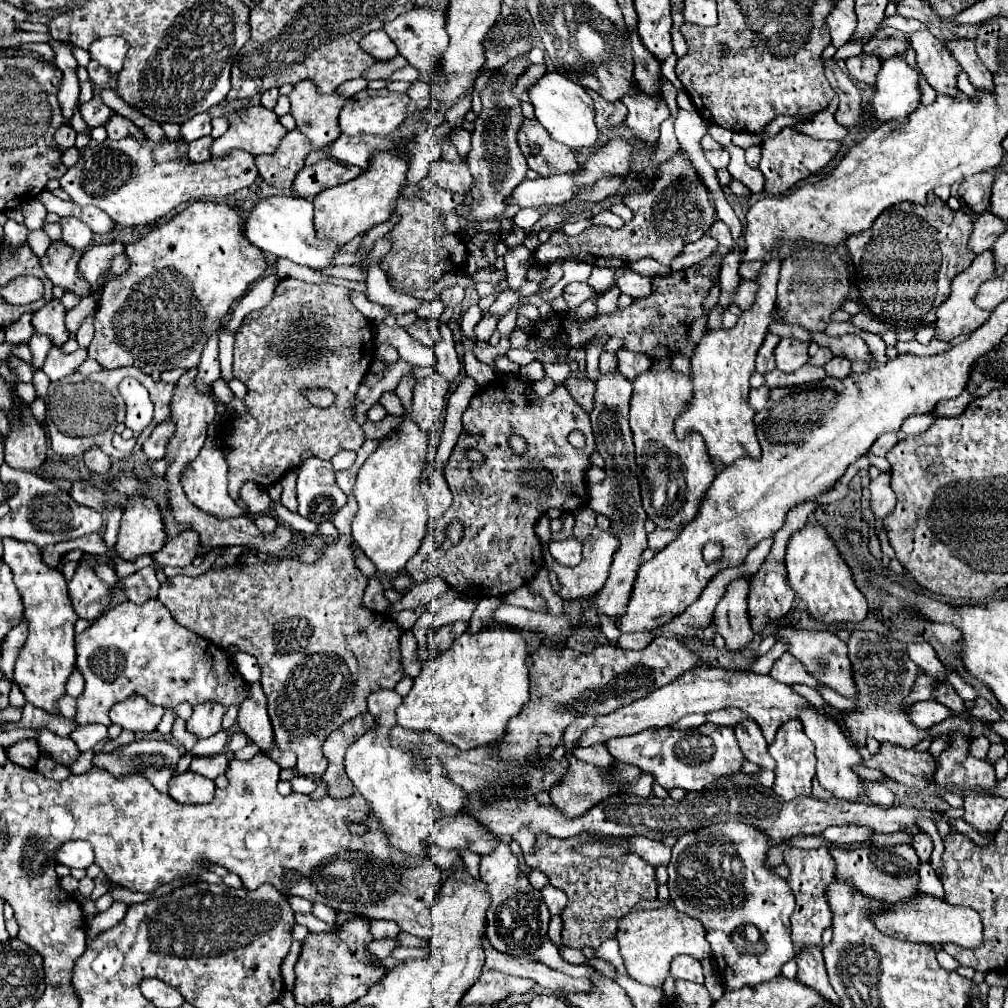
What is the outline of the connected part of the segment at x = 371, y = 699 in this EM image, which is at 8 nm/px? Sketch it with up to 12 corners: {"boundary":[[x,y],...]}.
{"boundary":[[391,689],[367,697],[375,725],[345,771],[389,843],[425,857],[437,817],[467,793],[437,757],[391,745]]}

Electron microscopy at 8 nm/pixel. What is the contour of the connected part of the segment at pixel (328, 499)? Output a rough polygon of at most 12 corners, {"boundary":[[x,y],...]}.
{"boundary":[[331,461],[299,467],[297,513],[331,521],[347,503]]}

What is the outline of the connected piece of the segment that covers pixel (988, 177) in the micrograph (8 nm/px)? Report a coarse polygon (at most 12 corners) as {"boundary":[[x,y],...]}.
{"boundary":[[993,173],[967,175],[959,197],[975,213],[989,209]]}

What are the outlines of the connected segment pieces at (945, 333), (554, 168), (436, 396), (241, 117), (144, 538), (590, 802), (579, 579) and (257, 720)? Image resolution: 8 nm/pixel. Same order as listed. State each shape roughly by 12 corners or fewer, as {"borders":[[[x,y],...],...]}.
{"borders":[[[993,251],[979,253],[951,281],[937,309],[937,339],[977,331],[991,315],[975,305],[997,277]],[[523,117],[517,143],[543,177],[577,169],[573,151]],[[437,371],[413,389],[415,419],[423,431],[437,423],[451,383]],[[261,105],[225,113],[211,155],[275,153],[287,129]],[[131,497],[121,517],[123,561],[157,553],[167,541],[159,505]],[[566,750],[571,779],[551,789],[551,805],[565,817],[579,817],[597,801],[619,793],[641,775],[615,763],[603,777],[593,765]],[[595,525],[583,541],[583,561],[561,567],[547,549],[567,601],[587,597],[607,581],[619,537]],[[247,683],[237,725],[261,751],[273,729],[261,683]]]}

